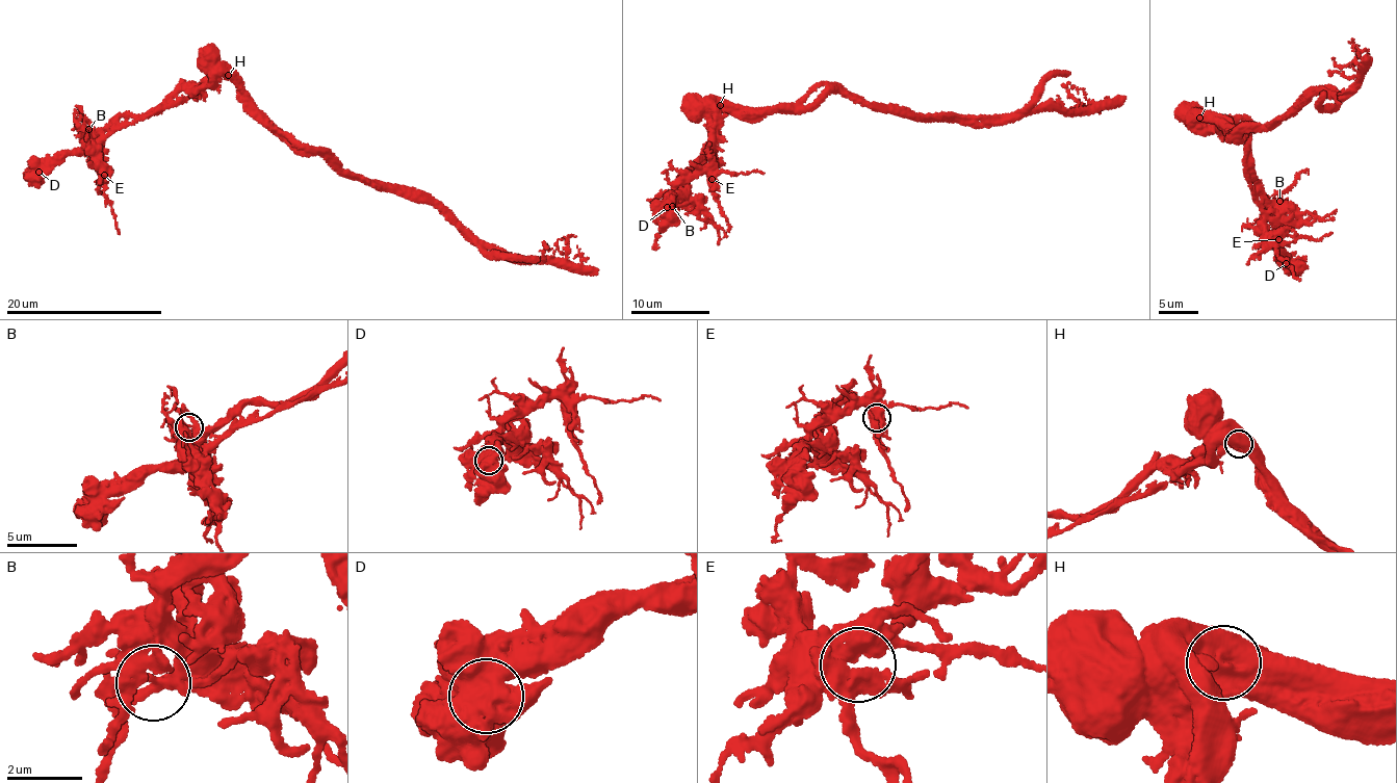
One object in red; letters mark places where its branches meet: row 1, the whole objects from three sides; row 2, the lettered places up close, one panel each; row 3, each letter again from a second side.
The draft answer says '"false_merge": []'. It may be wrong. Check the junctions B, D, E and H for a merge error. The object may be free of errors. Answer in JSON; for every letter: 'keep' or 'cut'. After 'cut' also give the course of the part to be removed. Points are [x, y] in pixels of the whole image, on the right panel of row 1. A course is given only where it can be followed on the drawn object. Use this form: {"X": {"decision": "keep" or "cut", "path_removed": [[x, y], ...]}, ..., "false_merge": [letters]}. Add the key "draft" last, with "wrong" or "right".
{"B": {"decision": "keep"}, "D": {"decision": "keep"}, "E": {"decision": "keep"}, "H": {"decision": "cut", "path_removed": [[1199, 118], [1217, 121], [1233, 132], [1227, 138], [1321, 90], [1335, 105], [1321, 106], [1323, 92]]}, "false_merge": ["H"], "draft": "wrong"}

